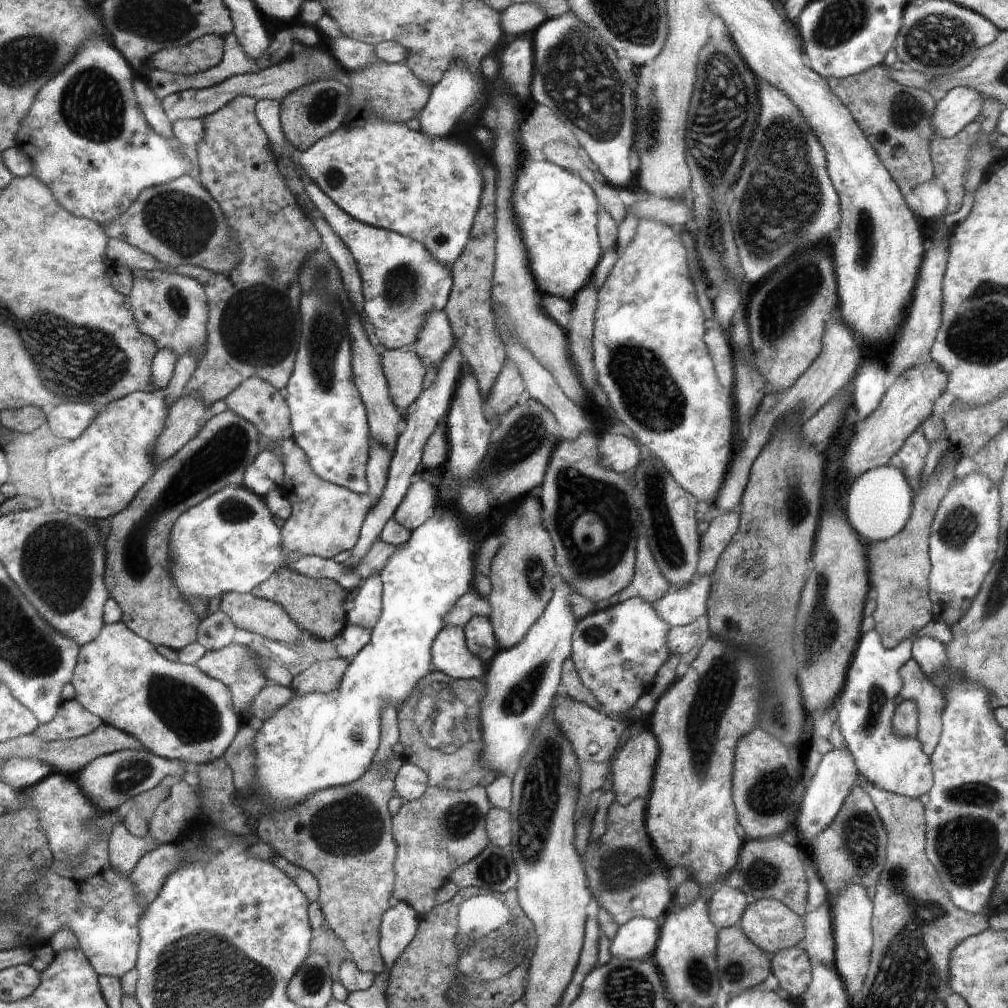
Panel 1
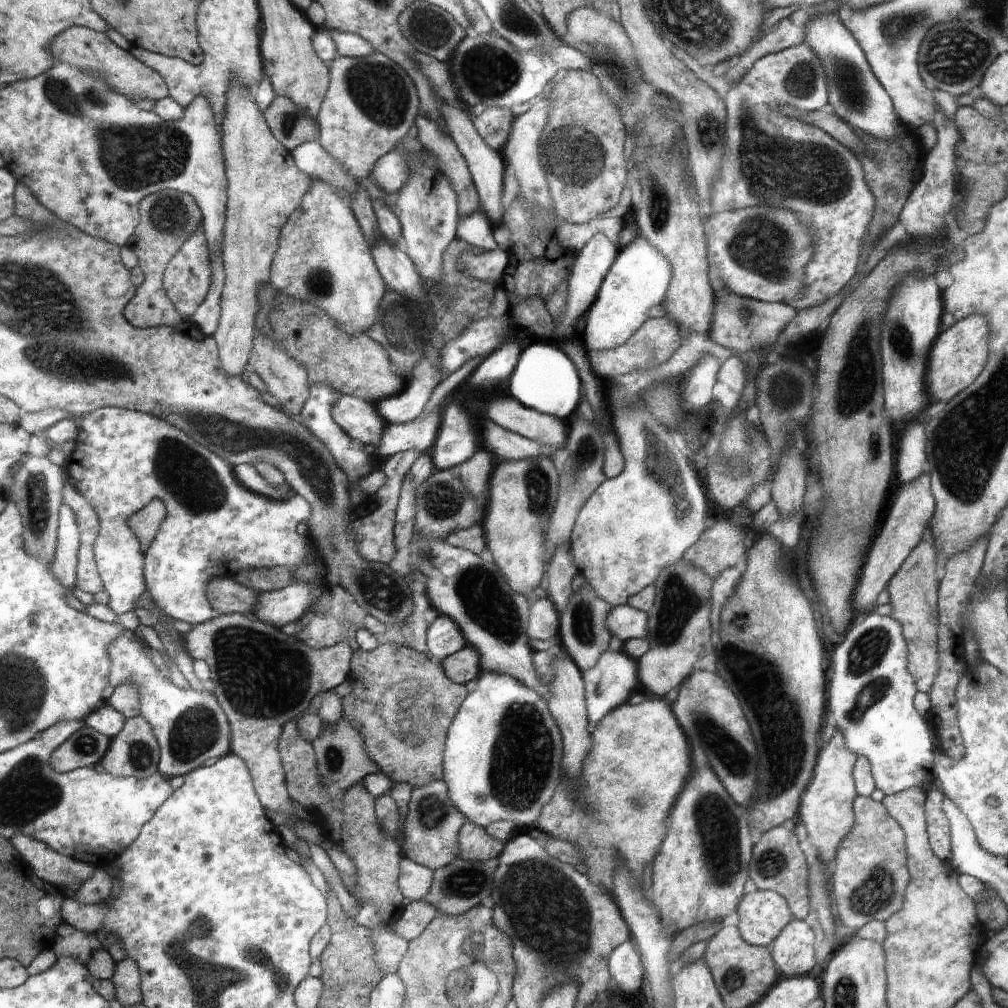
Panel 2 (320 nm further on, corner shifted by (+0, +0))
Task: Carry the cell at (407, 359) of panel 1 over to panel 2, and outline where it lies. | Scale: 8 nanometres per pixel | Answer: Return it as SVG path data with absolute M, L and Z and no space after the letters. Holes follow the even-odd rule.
M278 289L276 292L277 309L272 309L269 312L269 324L274 328L276 334L274 339L292 358L306 367L311 385L324 382L340 394L346 393L355 396L375 406L378 401L396 396L396 392L402 386L402 380L400 380L400 376L394 374L390 359L378 341L372 340L365 332L358 333L356 337L353 337L343 331L339 322L335 321L325 310L318 309L317 306L306 301L292 298Z

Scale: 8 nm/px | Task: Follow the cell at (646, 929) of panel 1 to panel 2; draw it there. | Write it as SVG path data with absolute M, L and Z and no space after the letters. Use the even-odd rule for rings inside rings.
M632 941L623 942L614 949L614 958L610 958L610 974L614 974L614 983L624 994L636 994L642 986L642 964L640 954L636 952Z

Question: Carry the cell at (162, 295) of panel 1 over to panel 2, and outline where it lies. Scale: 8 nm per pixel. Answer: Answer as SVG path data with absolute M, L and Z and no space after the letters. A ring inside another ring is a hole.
M200 222L197 232L186 240L181 249L169 260L164 276L164 288L166 296L174 303L176 310L186 319L197 312L205 302L205 298L212 288L212 261L210 244L207 241L204 227Z

